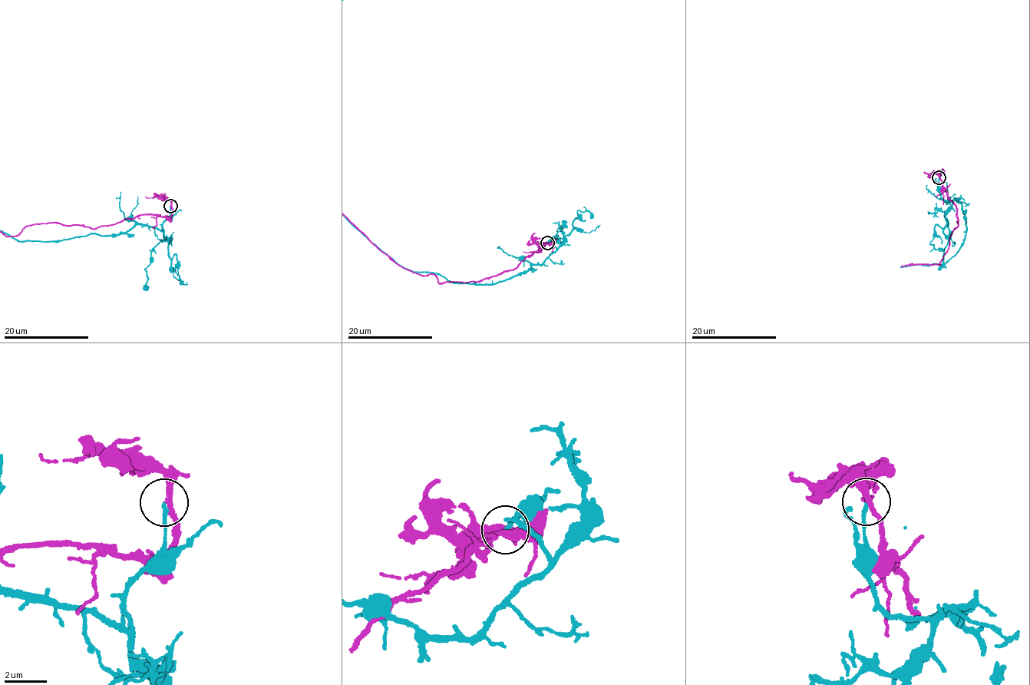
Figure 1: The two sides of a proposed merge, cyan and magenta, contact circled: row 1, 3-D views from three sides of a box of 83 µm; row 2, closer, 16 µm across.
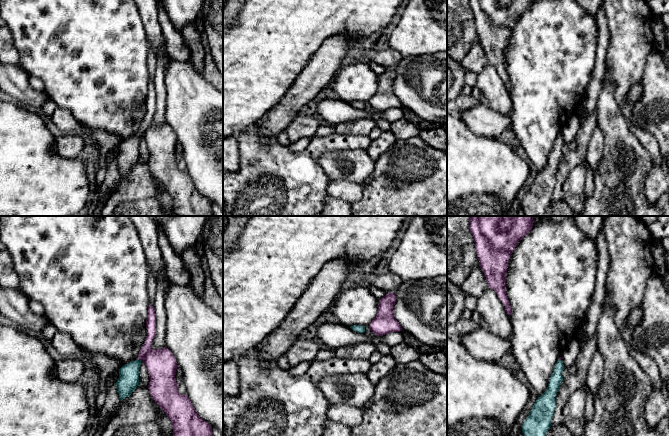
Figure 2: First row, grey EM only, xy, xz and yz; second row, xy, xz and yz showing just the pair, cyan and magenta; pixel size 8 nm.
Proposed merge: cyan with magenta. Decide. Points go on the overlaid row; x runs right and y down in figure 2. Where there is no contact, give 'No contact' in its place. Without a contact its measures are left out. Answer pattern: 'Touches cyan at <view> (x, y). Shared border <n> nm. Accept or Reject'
Touches cyan at xy (139, 359). Shared border 40 nm. Reject

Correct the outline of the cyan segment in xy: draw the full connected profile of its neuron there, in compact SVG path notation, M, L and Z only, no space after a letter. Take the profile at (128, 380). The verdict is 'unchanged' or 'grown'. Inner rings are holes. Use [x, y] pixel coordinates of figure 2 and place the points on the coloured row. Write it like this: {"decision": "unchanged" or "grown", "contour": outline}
{"decision": "unchanged", "contour": "M141 360L129 362L119 369L119 378L117 379L116 386L118 388L119 398L122 401L139 386L139 367Z"}

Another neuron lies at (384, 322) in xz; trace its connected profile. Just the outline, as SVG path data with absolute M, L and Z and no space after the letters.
M386 293L384 297L379 299L377 315L369 324L369 328L373 334L382 336L391 332L402 331L399 322L393 315L395 302L395 293Z

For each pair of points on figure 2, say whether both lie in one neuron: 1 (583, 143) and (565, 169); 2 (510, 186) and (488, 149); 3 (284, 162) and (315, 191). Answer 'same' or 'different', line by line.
1: same
2: same
3: same

